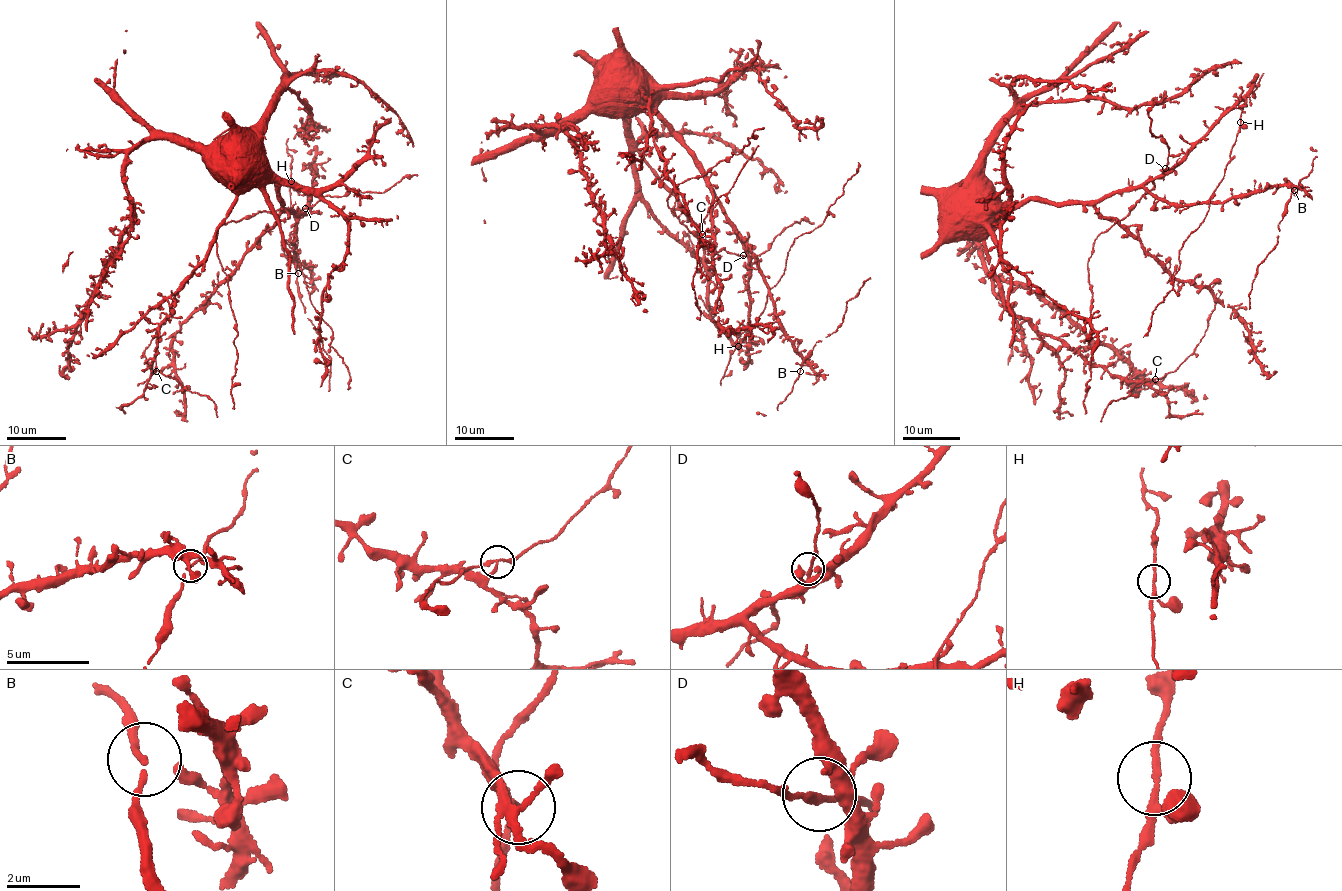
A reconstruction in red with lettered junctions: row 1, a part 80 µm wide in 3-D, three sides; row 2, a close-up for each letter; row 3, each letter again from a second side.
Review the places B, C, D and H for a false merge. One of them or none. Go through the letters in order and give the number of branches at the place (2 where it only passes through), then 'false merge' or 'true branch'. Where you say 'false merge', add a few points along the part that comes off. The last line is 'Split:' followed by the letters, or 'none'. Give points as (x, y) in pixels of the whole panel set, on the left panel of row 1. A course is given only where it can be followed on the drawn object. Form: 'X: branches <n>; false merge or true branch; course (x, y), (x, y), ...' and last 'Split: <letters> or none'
B: branches 3; true branch
C: branches 3; true branch
D: branches 3; true branch
H: branches 3; true branch
Split: none

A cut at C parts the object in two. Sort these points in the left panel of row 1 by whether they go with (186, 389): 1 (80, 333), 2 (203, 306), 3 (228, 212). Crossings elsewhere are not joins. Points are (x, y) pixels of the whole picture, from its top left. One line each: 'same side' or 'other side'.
1: same side
2: same side
3: same side

